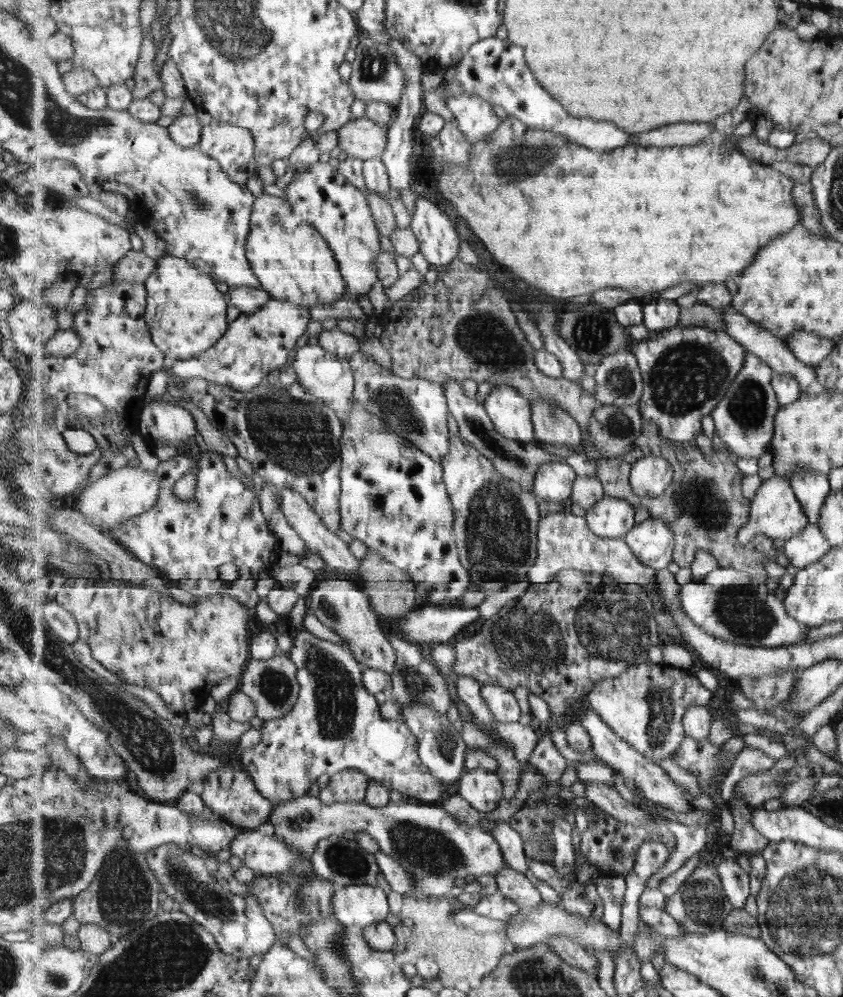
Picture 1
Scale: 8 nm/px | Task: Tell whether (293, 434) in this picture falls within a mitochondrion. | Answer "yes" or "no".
yes

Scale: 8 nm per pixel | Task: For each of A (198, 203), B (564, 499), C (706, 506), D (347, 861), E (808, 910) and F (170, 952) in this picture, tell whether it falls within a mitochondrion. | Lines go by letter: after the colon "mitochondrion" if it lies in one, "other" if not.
A: mitochondrion
B: other
C: mitochondrion
D: mitochondrion
E: mitochondrion
F: mitochondrion

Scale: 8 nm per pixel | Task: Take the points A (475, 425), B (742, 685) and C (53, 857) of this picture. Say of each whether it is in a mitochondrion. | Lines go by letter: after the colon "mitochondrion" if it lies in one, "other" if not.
A: mitochondrion
B: other
C: mitochondrion

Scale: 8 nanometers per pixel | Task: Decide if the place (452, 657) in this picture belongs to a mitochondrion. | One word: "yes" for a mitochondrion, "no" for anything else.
no

